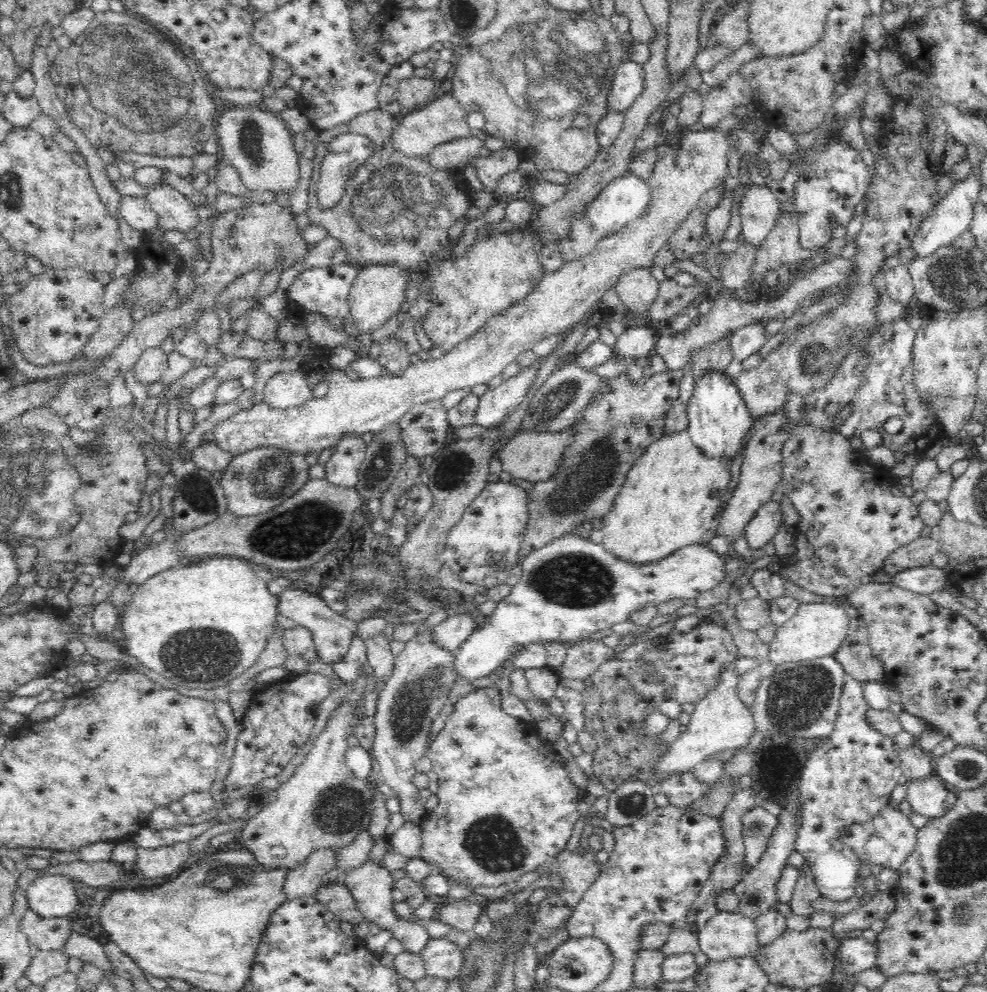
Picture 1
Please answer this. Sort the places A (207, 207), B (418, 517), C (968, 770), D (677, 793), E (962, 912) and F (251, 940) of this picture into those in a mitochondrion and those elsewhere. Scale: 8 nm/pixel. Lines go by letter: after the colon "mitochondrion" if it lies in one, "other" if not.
A: other
B: other
C: mitochondrion
D: other
E: mitochondrion
F: other

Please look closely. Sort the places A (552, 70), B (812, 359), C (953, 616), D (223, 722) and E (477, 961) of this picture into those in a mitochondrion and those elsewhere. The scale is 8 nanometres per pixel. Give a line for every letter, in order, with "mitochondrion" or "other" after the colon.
A: mitochondrion
B: mitochondrion
C: other
D: other
E: mitochondrion

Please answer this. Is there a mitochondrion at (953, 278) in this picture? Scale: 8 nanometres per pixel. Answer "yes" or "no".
yes

